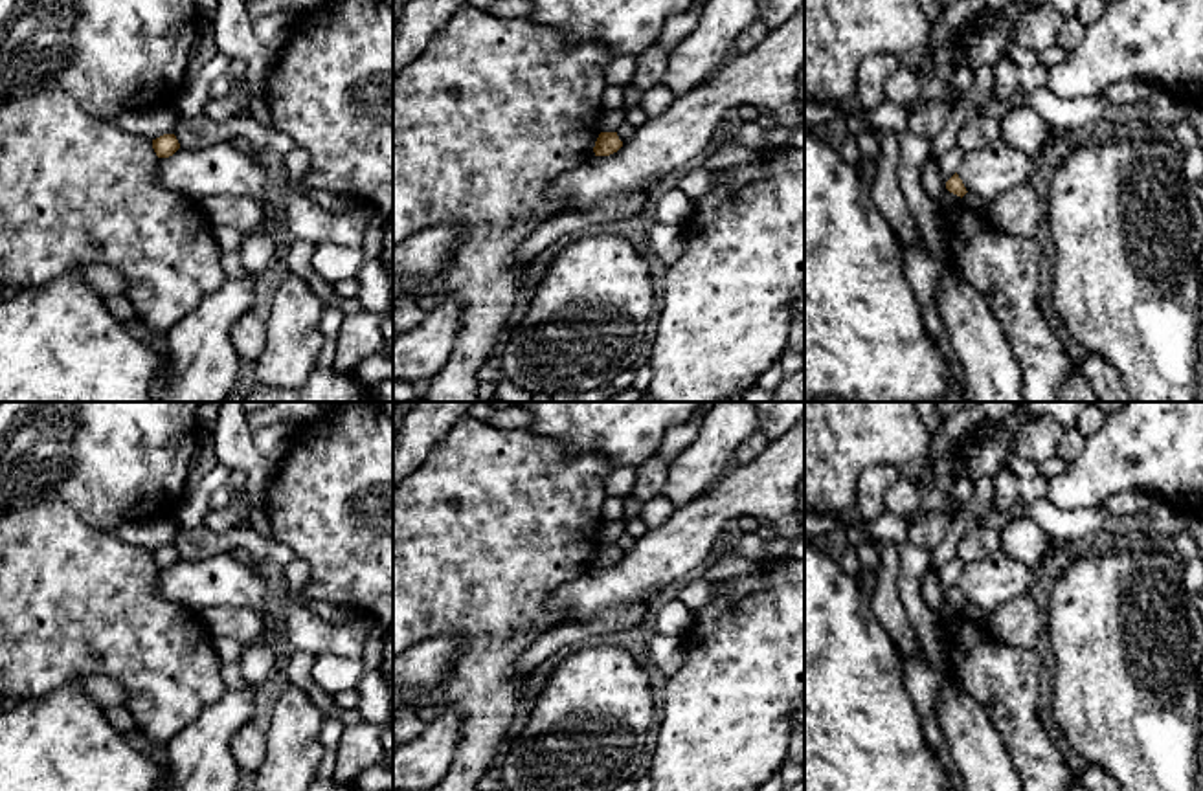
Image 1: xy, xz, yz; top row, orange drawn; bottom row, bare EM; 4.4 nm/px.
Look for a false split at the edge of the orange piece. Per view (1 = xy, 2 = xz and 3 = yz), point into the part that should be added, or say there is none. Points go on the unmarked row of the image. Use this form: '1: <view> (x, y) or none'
1: none
2: none
3: none

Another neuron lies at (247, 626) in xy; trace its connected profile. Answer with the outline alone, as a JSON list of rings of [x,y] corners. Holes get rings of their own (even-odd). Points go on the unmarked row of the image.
[[[213,606],[198,613],[211,637],[230,637],[248,646],[264,633],[264,617],[246,607]]]

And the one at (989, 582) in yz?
[[[999,549],[981,560],[966,563],[957,585],[968,604],[984,609],[992,617],[1014,596],[1029,593],[1032,580],[1032,567]]]

